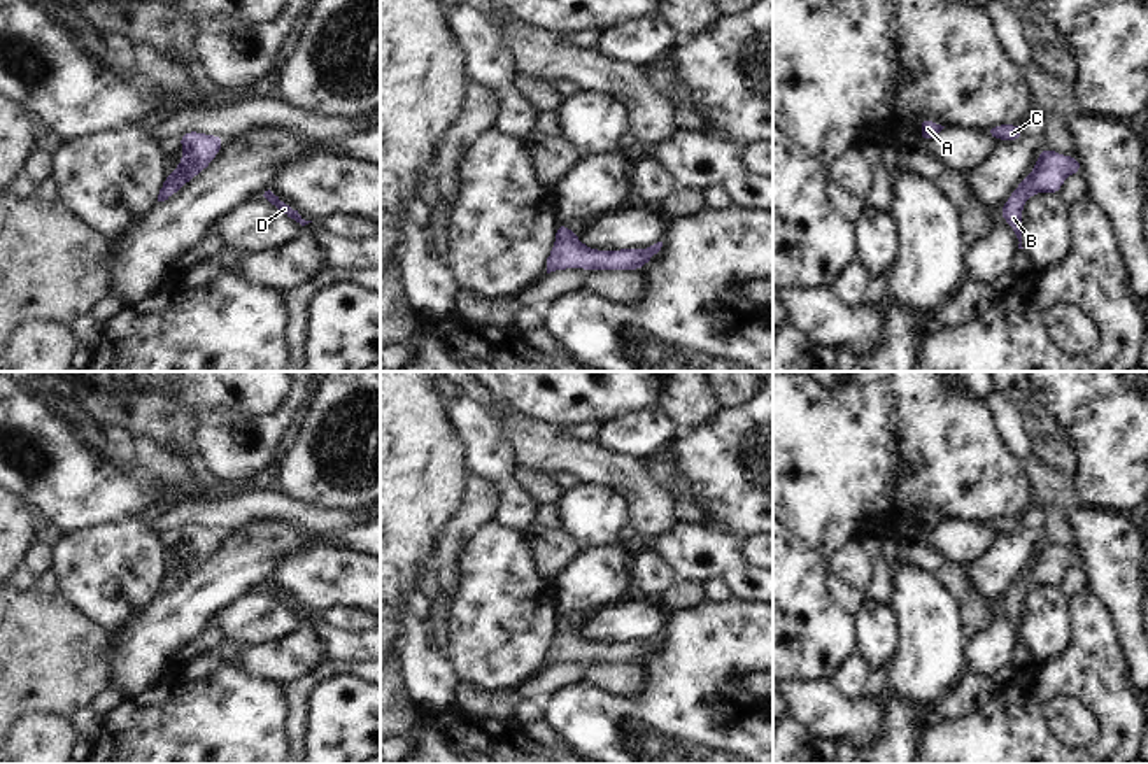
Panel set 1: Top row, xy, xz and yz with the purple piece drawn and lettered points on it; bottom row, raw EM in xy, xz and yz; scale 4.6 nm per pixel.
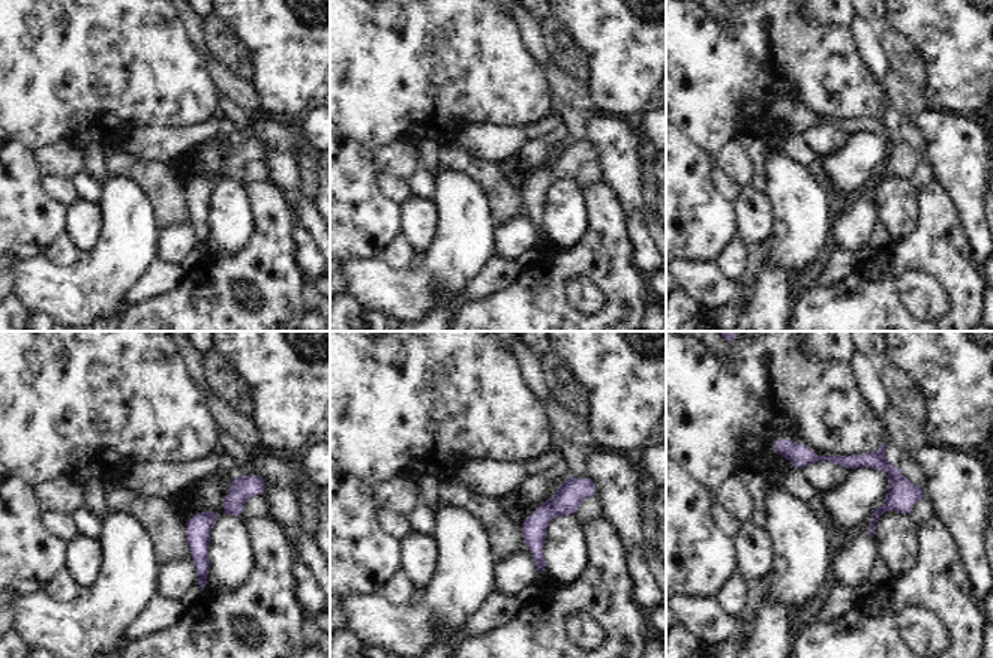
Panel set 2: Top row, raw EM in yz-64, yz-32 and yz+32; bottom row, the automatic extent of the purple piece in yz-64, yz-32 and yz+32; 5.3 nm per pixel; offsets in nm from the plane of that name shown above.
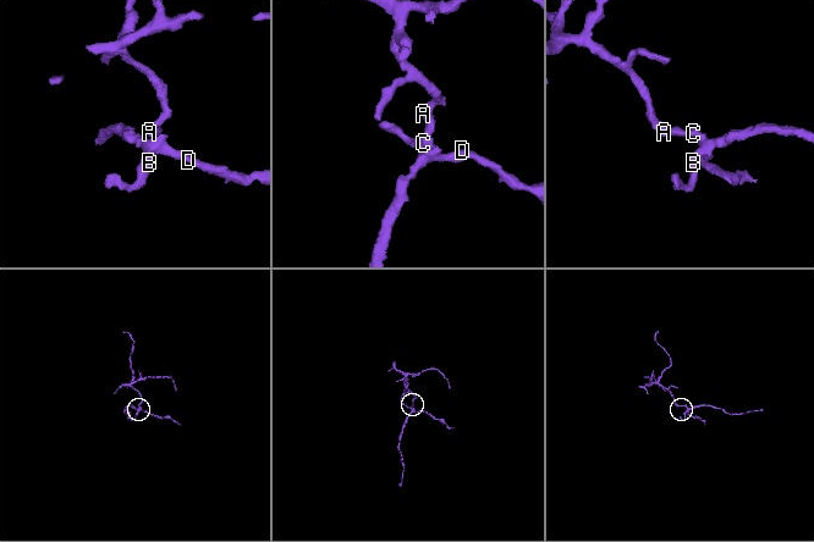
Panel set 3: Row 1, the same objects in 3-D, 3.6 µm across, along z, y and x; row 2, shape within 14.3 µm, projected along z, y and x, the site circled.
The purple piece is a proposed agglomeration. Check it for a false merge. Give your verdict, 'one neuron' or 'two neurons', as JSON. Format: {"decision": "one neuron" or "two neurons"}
{"decision": "one neuron"}

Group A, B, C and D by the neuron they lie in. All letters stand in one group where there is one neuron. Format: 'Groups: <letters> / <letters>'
Groups: A B C D.

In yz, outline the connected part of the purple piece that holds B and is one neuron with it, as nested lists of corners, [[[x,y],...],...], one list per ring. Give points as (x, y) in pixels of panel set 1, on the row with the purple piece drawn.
[[[1043,147],[1034,170],[1024,177],[1015,191],[1006,200],[1004,207],[997,212],[1015,231],[1018,238],[1018,249],[1022,247],[1022,210],[1025,202],[1036,193],[1059,195],[1064,180],[1081,173],[1081,163],[1078,156],[1062,156],[1050,147]]]

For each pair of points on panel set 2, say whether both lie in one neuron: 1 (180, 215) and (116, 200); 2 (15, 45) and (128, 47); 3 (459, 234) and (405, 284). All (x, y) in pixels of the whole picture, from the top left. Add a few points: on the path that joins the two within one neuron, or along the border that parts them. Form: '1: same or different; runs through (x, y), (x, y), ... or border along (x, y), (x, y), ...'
1: different; border along (132, 182), (143, 189), (150, 201), (159, 231)
2: same; runs through (44, 45), (81, 45), (99, 51)
3: same; runs through (450, 249), (420, 279)

